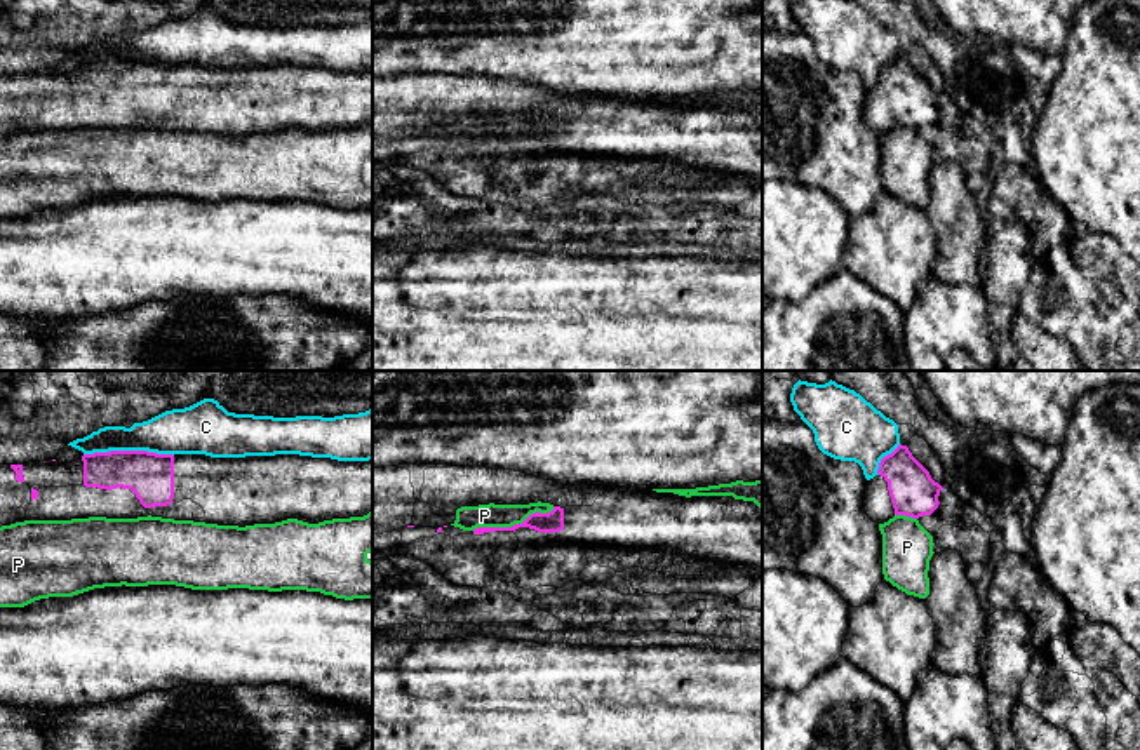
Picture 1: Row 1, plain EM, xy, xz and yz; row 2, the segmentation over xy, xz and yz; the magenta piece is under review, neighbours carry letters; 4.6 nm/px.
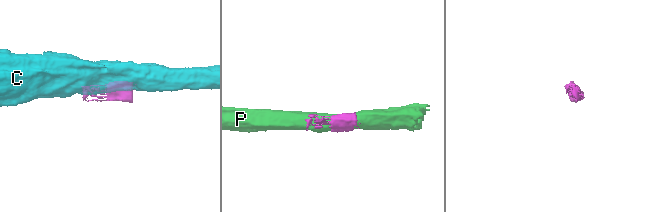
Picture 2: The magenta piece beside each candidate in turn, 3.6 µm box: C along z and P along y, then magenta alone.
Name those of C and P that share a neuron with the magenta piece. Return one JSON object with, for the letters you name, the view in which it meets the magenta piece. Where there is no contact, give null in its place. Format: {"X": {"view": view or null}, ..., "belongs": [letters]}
{"belongs": []}

